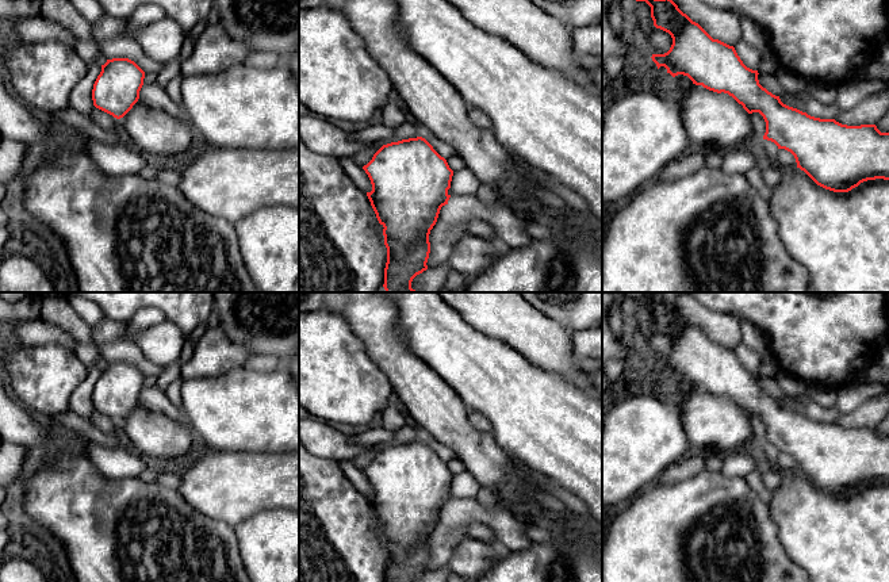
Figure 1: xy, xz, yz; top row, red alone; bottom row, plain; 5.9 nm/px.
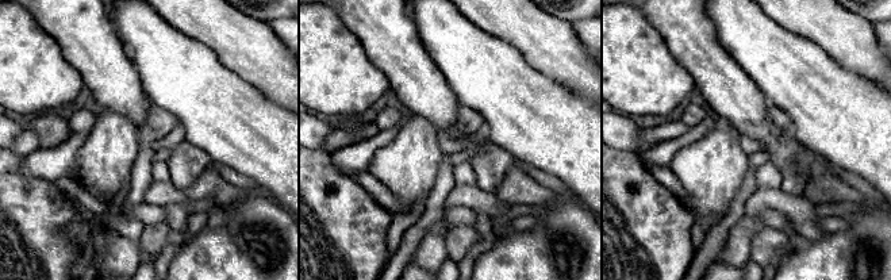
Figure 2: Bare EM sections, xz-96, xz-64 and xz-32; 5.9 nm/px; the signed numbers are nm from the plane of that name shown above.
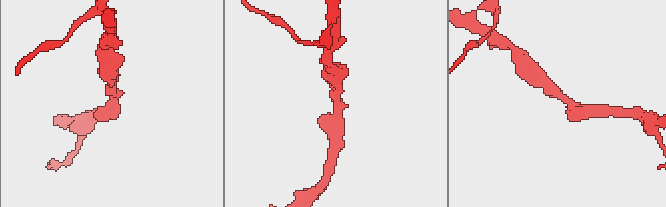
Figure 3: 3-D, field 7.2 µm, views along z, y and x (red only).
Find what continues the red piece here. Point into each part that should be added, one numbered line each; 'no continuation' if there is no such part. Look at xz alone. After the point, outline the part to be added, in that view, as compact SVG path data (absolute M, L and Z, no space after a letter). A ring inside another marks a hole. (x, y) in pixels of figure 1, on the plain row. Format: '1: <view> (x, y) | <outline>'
no continuation

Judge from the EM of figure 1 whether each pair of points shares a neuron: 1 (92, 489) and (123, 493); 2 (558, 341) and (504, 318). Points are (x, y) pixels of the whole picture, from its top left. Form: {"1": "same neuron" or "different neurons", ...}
{"1": "same neuron", "2": "same neuron"}

